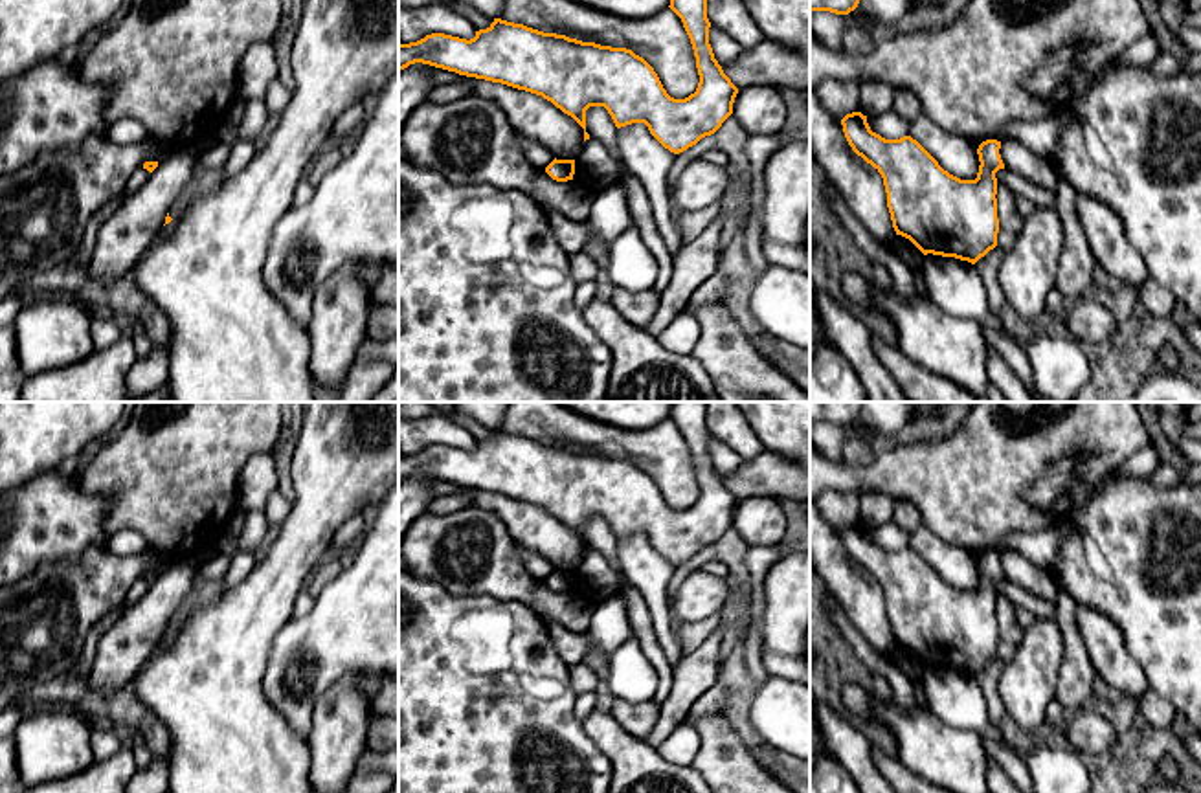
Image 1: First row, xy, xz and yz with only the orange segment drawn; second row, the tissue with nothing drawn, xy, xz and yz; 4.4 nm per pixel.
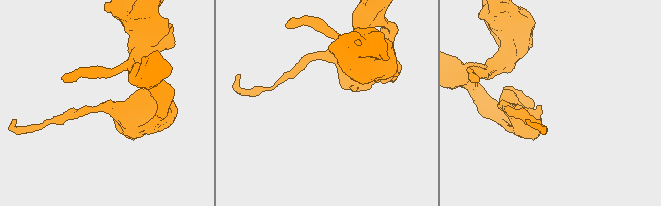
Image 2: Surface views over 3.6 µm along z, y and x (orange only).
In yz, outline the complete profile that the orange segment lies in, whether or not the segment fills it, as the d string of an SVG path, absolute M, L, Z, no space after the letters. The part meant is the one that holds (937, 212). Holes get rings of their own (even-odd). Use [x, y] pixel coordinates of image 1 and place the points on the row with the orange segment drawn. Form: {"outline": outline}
{"outline": "M861 112L847 114L841 125L852 151L881 174L896 235L909 239L924 255L955 257L971 264L997 246L995 173L1005 169L999 154L1001 141L982 141L977 149L981 162L977 178L960 180L944 171L911 136L885 140L872 132Z"}

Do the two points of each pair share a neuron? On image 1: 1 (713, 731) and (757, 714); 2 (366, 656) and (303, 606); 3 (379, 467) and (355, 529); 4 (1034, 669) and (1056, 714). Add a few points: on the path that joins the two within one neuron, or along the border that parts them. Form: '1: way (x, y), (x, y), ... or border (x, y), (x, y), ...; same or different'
1: border (739, 722), (750, 733); different
2: border (314, 599), (314, 604), (303, 615), (292, 617); different
3: border (359, 513), (335, 531), (329, 546); different
4: border (1055, 696), (1047, 709), (1045, 727); different

